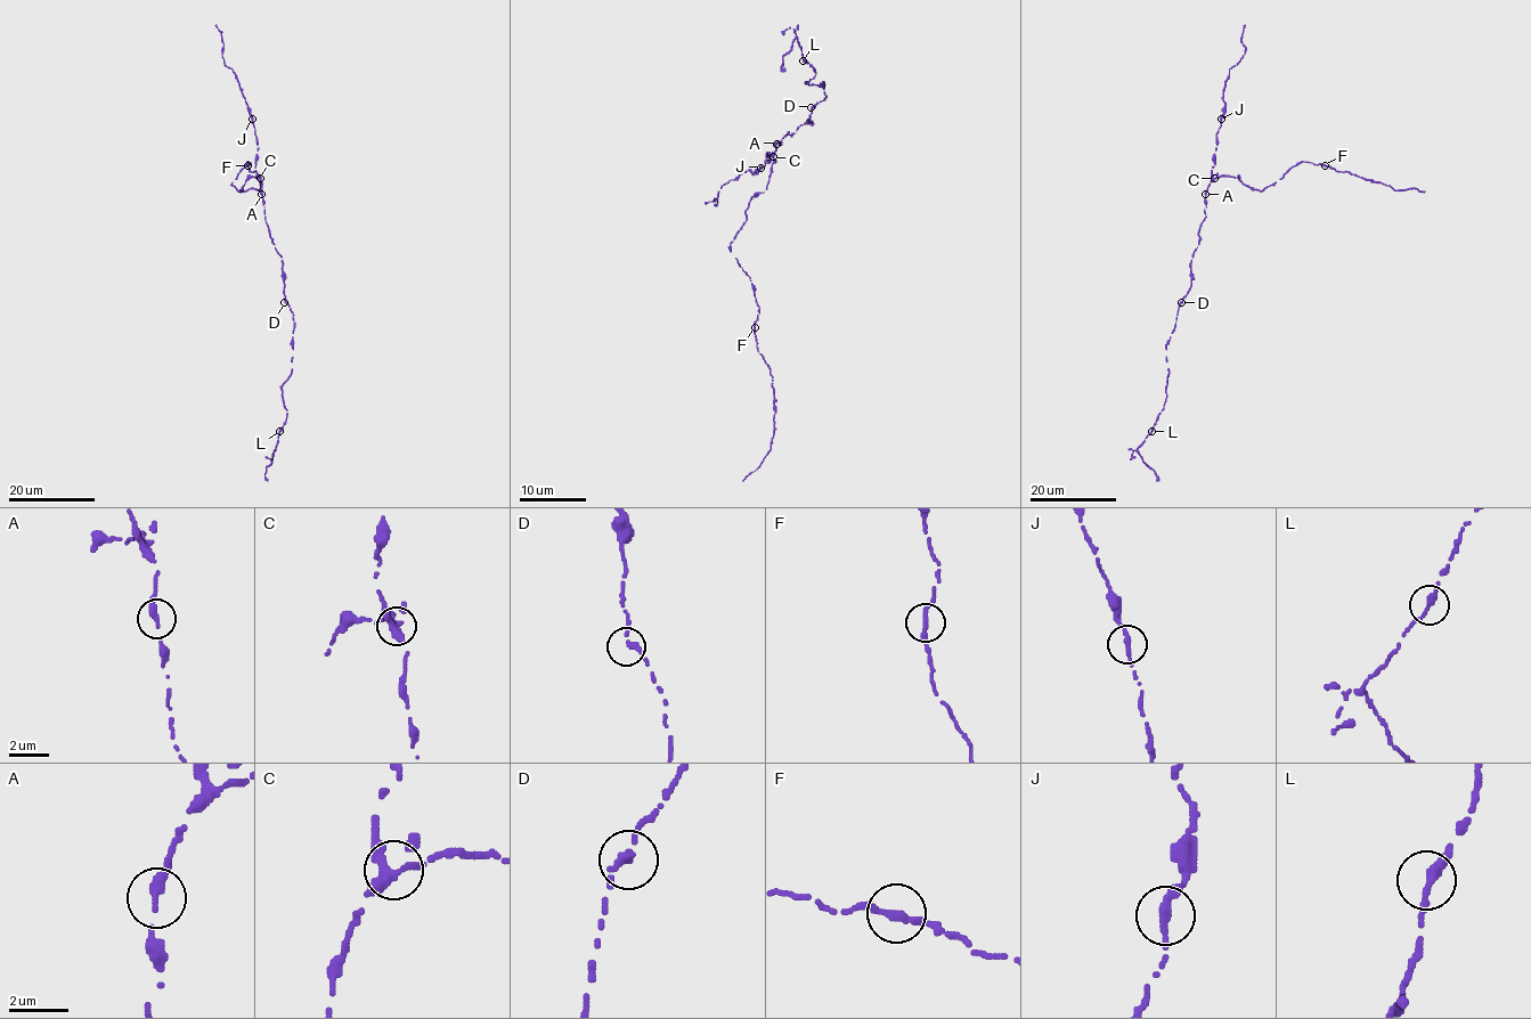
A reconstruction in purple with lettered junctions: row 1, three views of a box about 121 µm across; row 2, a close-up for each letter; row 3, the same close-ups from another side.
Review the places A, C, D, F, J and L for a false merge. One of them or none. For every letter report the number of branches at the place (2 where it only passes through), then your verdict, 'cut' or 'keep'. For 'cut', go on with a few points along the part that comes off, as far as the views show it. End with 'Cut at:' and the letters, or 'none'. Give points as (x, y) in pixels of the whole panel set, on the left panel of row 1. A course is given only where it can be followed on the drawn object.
A: 2 branches meet; keep
C: 3 branches meet; keep
D: 2 branches meet; keep
F: 2 branches meet; keep
J: 2 branches meet; keep
L: 2 branches meet; keep
Cut at: none

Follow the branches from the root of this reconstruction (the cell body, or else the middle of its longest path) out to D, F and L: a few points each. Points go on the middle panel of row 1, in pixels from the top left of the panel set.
D: (781, 144), (788, 131), (791, 135), (807, 120), (811, 122), (811, 107)
F: (781, 144), (764, 192), (748, 203), (746, 220), (730, 245), (755, 290), (759, 307), (755, 327)
L: (781, 144), (788, 131), (811, 122), (811, 108), (827, 97), (824, 83), (806, 82), (816, 73), (803, 60)

